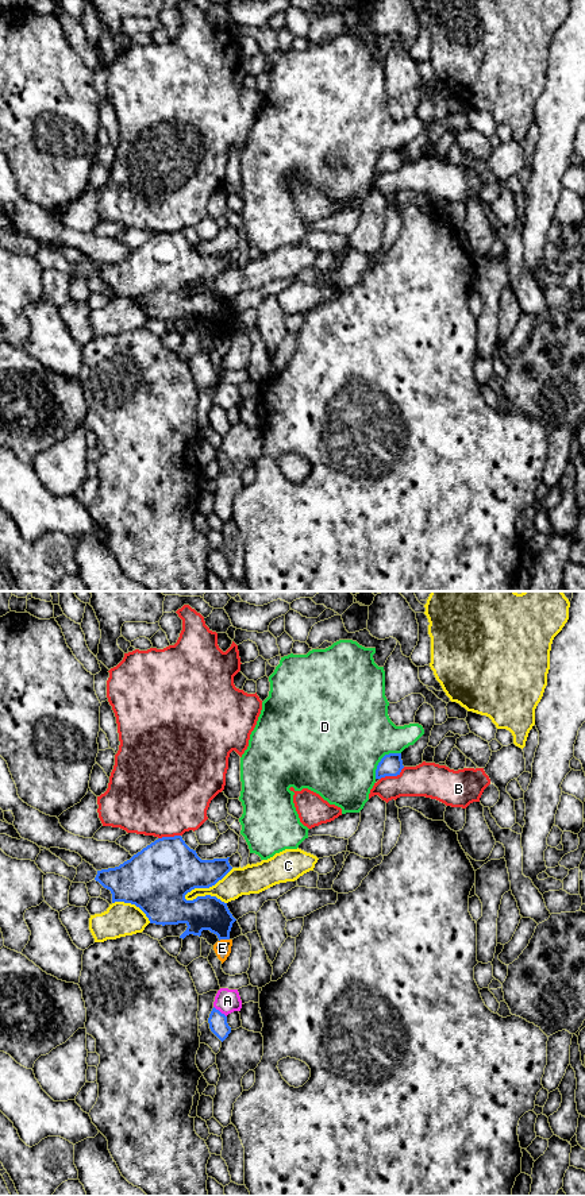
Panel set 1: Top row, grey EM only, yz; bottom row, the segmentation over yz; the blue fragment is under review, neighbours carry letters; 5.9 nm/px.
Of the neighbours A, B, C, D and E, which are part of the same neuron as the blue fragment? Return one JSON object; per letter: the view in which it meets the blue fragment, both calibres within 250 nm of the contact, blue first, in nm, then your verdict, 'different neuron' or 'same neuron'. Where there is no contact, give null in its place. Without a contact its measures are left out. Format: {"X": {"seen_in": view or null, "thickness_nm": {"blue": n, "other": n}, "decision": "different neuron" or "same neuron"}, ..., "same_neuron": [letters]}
{"A": {"seen_in": "yz", "thickness_nm": {"blue": 110, "other": 140}, "decision": "different neuron"}, "B": {"seen_in": "yz", "thickness_nm": {"blue": 130, "other": 200}, "decision": "different neuron"}, "C": {"seen_in": "yz", "thickness_nm": {"blue": 360, "other": 170}, "decision": "different neuron"}, "D": {"seen_in": "yz", "thickness_nm": {"blue": 130, "other": 500}, "decision": "different neuron"}, "E": {"seen_in": "yz", "thickness_nm": {"blue": 200, "other": 100}, "decision": "different neuron"}, "same_neuron": []}

